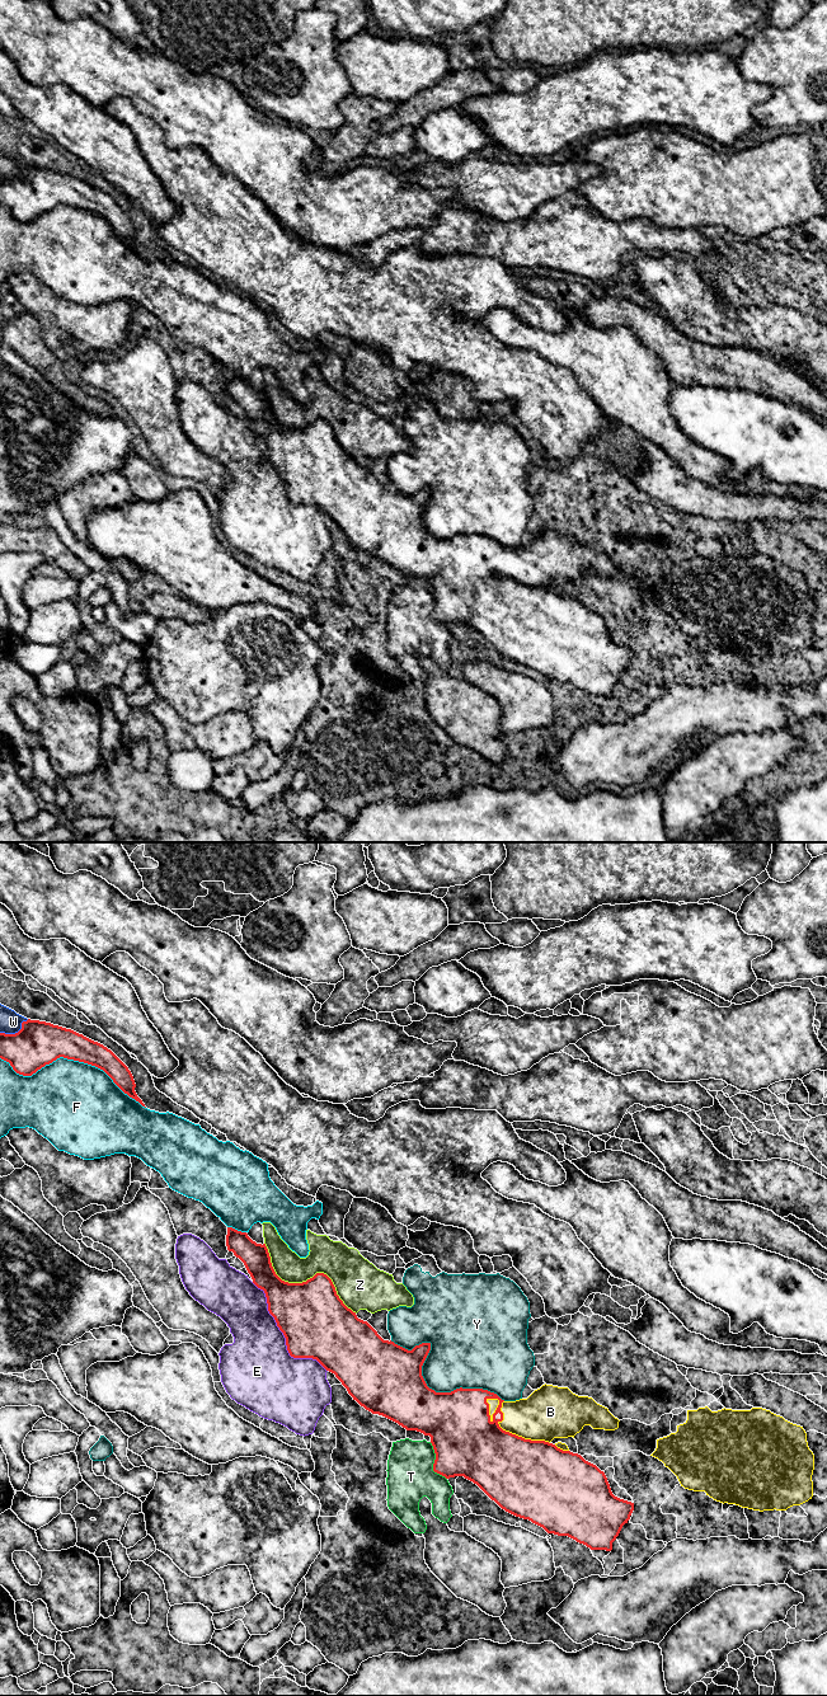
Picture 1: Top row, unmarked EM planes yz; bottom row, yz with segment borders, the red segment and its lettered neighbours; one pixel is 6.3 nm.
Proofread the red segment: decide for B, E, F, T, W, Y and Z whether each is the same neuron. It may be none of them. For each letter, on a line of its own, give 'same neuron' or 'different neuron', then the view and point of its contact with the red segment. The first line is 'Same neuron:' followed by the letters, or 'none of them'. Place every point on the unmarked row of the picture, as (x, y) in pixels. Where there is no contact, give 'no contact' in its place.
Same neuron: B
B: same neuron; meets red in yz at (504, 577)
E: different neuron; meets red in yz at (283, 480)
F: different neuron; meets red in yz at (73, 205)
T: different neuron; meets red in yz at (435, 609)
W: different neuron; meets red in yz at (15, 179)
Y: different neuron; meets red in yz at (426, 530)
Z: different neuron; meets red in yz at (306, 427)

